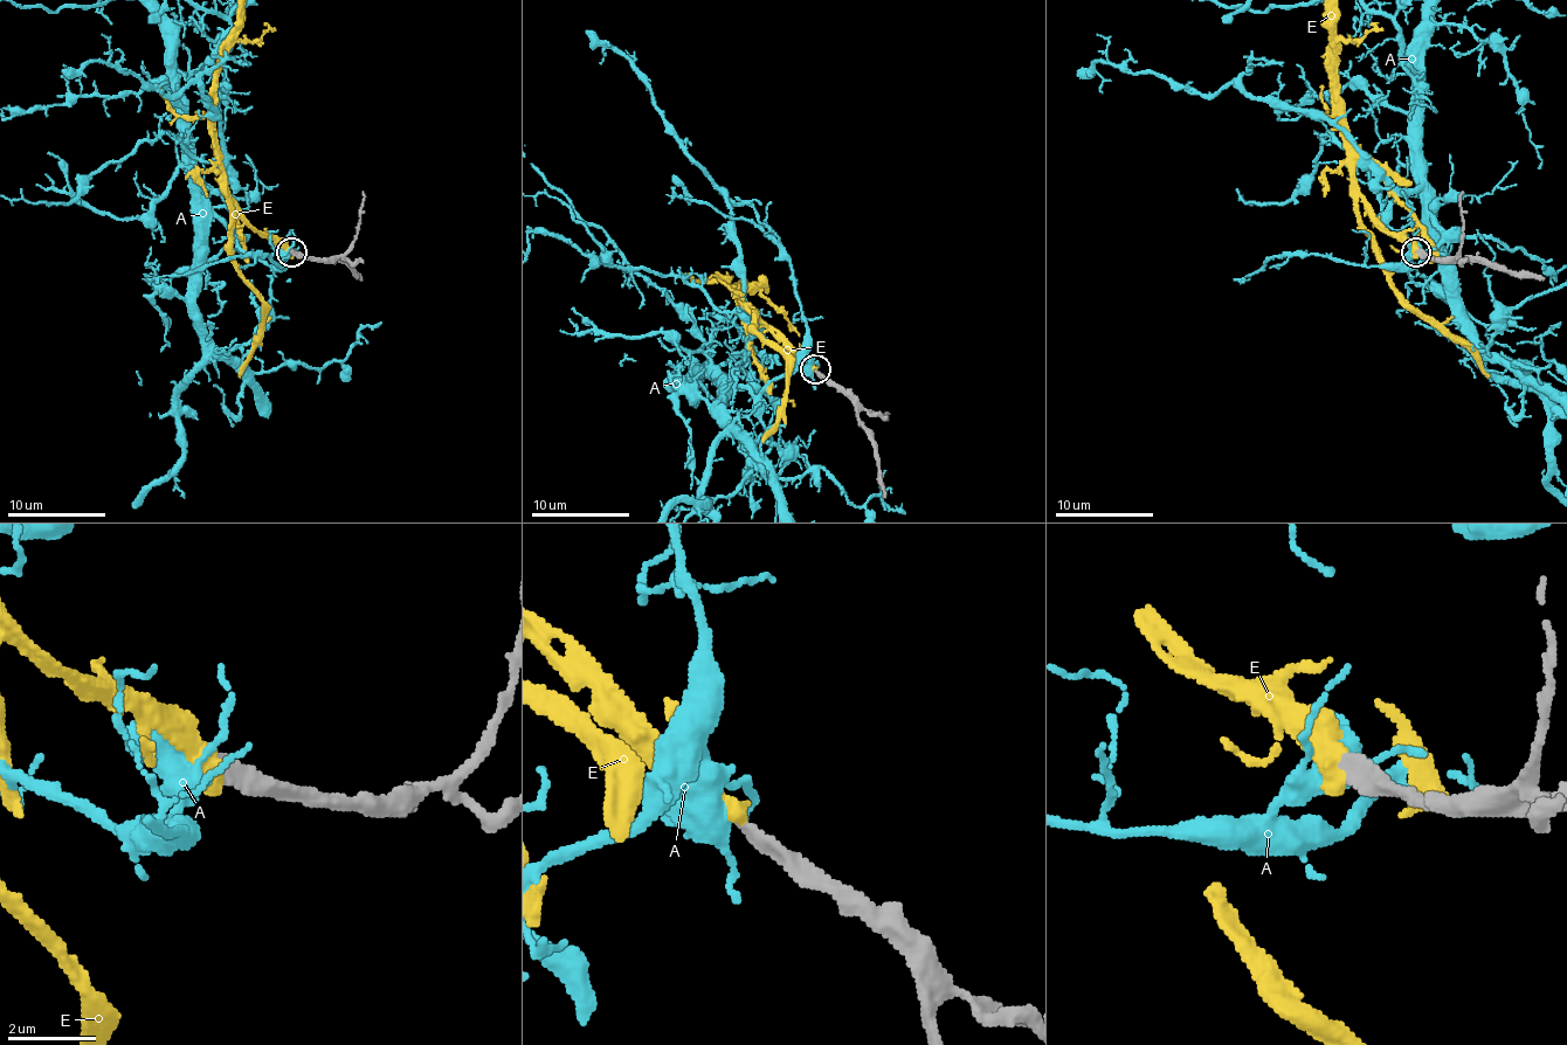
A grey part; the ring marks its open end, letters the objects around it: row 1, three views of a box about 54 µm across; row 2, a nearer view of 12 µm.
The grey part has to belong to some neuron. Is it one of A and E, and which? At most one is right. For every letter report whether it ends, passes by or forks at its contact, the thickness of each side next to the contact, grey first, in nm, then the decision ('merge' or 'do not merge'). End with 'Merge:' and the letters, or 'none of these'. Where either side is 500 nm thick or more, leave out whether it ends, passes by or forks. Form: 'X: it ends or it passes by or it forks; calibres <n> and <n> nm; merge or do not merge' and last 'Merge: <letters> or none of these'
A: it forks; calibres 280 and 400 nm; do not merge
E: it ends; calibres 320 and 480 nm; merge
Merge: E

